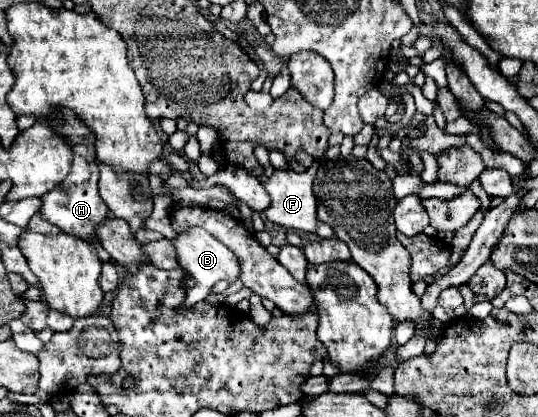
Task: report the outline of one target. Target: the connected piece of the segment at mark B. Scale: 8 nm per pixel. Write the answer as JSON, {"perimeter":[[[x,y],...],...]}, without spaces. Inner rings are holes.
{"perimeter":[[[189,228],[189,232],[179,234],[173,244],[175,244],[175,248],[177,248],[179,266],[181,266],[185,272],[189,272],[189,274],[195,278],[195,282],[197,282],[195,288],[187,290],[181,308],[187,310],[187,308],[195,306],[197,302],[205,300],[205,298],[211,294],[211,286],[217,284],[219,280],[225,280],[225,282],[229,282],[229,284],[233,284],[235,280],[239,280],[241,266],[239,266],[237,256],[235,256],[225,244],[221,244],[219,240],[209,238],[209,234],[207,234],[205,230],[201,230],[201,228]]]}

